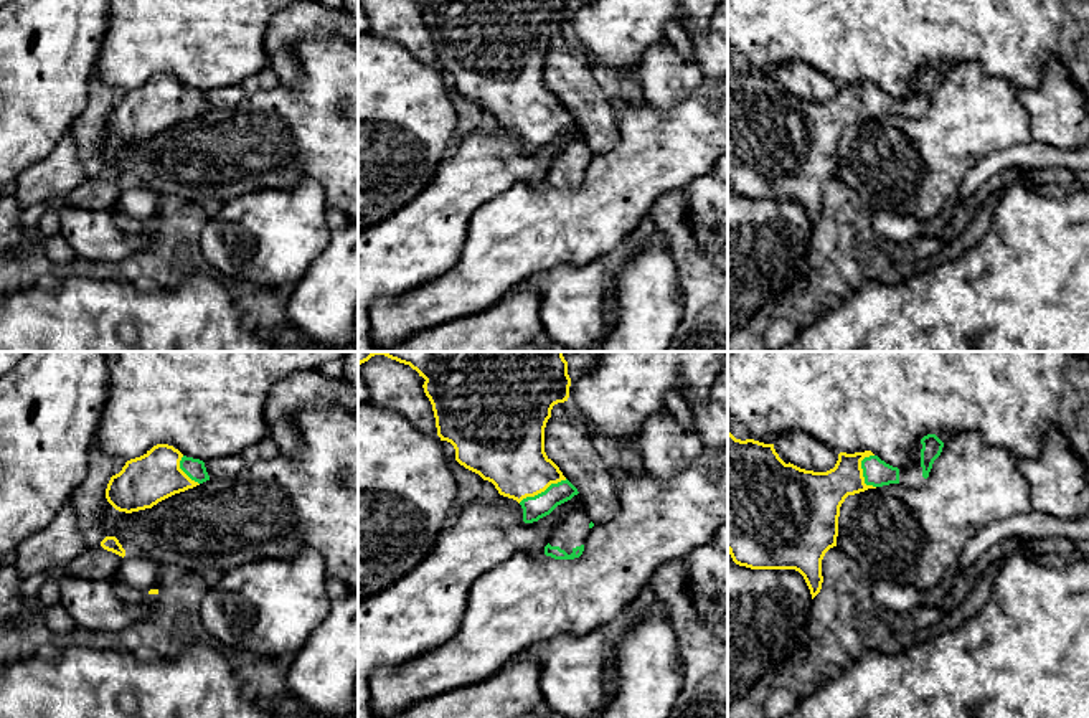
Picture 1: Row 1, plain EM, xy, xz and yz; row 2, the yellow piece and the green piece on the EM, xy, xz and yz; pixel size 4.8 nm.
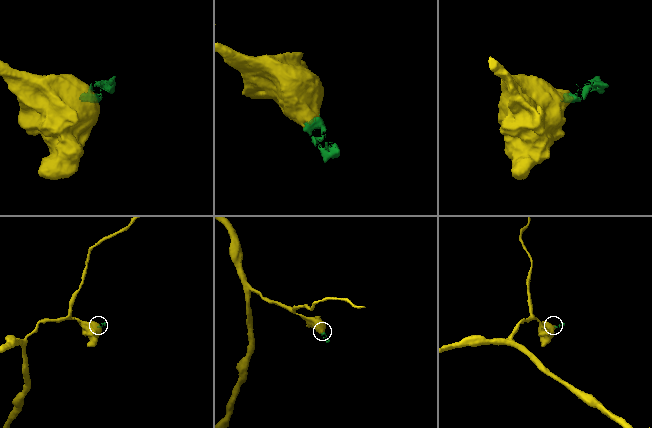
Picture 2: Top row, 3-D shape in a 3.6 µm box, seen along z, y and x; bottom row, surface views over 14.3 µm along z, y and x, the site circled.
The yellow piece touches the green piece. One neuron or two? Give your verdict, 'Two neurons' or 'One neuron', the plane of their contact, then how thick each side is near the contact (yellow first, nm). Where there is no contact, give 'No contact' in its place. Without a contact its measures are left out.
One neuron. Touches yellow in xz. Thickness 360 nm (yellow) against 120 nm

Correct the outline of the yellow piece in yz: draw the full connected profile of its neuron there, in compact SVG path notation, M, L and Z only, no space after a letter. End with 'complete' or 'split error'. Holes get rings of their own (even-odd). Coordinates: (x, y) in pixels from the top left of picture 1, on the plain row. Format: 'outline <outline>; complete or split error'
outline M728 63L728 182L733 191L751 200L795 200L812 224L820 223L822 190L837 177L840 137L848 125L889 114L921 117L940 86L944 73L936 64L924 66L912 81L912 92L898 99L871 81L840 83L833 99L813 102L785 94L774 79L754 69L736 69Z; split error

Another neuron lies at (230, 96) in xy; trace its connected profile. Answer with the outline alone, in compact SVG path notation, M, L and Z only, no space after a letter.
M229 86L208 91L205 92L205 97L210 109L223 109L234 107L244 97L244 92L241 86Z

